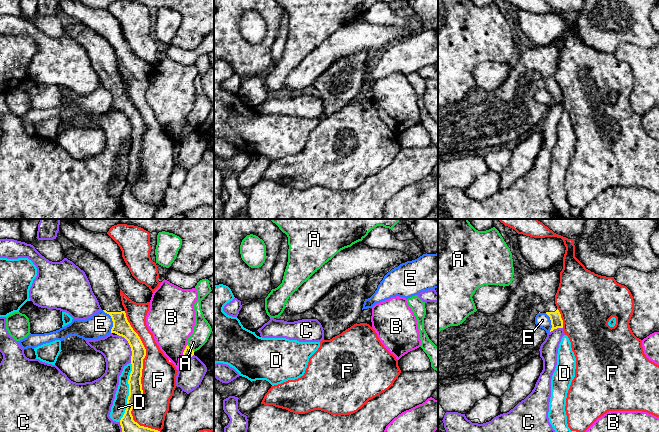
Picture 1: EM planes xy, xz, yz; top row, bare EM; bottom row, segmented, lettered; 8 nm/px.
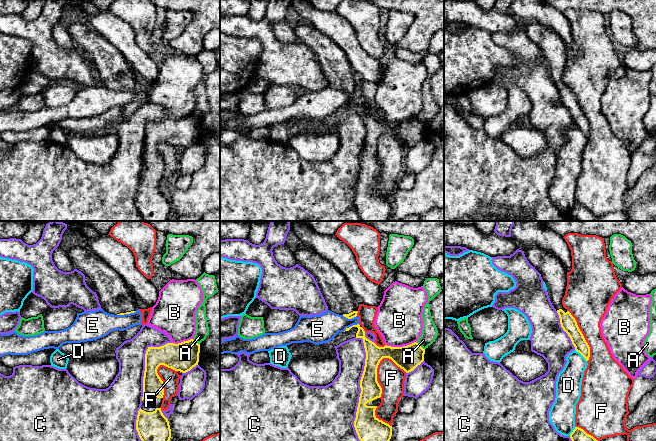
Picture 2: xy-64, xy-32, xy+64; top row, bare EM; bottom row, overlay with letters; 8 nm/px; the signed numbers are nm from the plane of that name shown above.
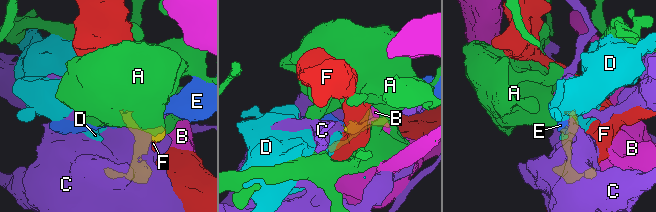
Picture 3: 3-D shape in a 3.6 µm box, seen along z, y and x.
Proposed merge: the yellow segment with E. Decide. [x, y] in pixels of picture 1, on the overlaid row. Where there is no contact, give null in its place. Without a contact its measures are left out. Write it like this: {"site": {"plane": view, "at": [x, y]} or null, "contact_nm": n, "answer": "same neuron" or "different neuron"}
{"site": {"plane": "xy", "at": [112, 320]}, "contact_nm": 200, "answer": "different neuron"}

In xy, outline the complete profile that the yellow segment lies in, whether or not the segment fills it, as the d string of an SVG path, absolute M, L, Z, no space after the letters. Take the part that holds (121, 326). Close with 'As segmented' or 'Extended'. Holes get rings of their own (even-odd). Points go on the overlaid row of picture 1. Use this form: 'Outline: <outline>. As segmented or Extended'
Outline: M74 245L64 251L64 253L68 260L72 261L85 272L101 309L111 316L113 321L111 333L124 337L131 347L132 371L128 380L129 396L127 399L127 407L120 420L122 432L160 432L155 429L140 426L133 420L131 414L133 407L143 396L141 377L146 349L140 337L127 320L121 301L120 287L114 272L104 261L83 247Z. Extended

